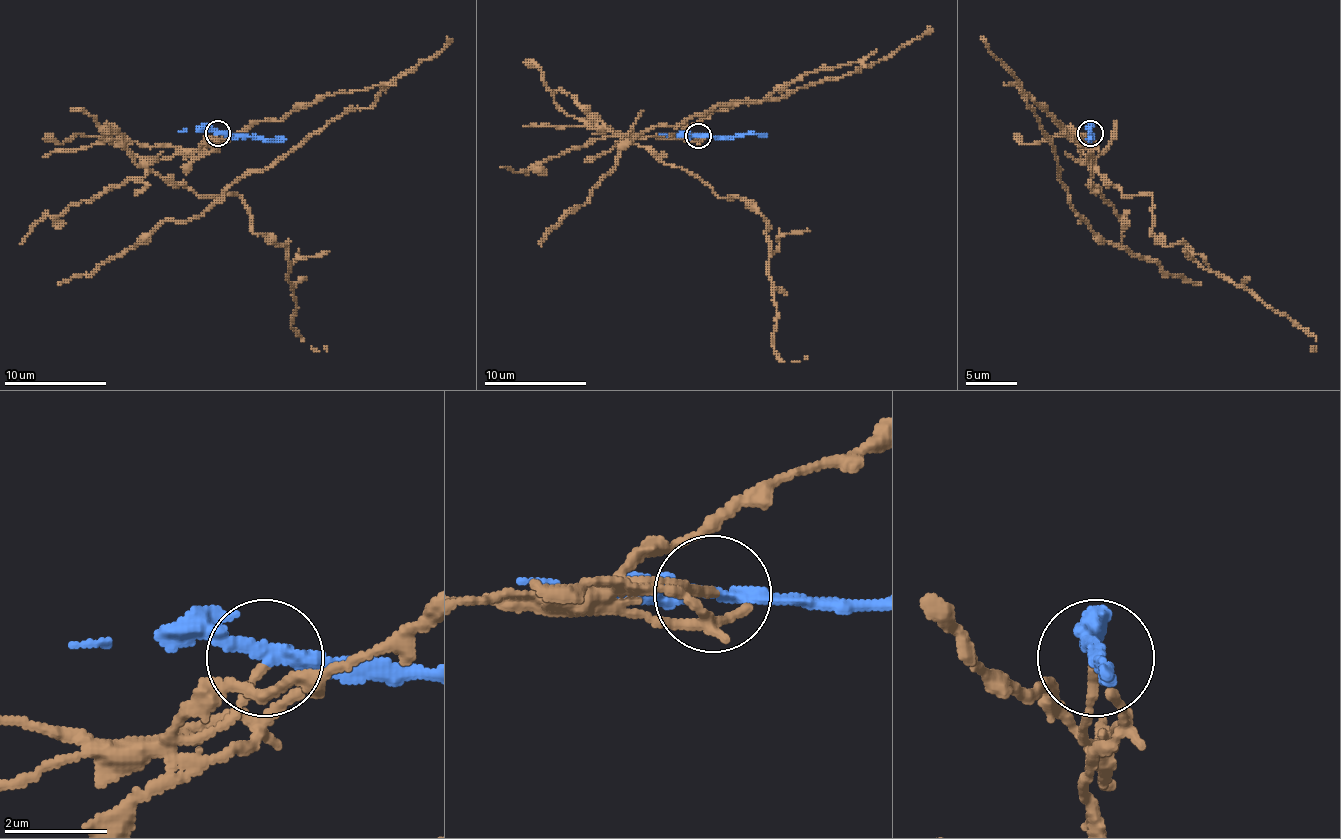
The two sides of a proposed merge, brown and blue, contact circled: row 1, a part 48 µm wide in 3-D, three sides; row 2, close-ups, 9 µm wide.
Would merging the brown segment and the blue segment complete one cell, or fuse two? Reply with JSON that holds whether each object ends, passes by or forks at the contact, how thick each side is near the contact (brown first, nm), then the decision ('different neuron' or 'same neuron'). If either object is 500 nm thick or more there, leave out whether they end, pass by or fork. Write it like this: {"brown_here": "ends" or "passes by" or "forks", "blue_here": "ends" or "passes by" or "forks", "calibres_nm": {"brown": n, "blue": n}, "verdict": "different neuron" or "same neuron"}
{"brown_here": "ends", "blue_here": "passes by", "calibres_nm": {"brown": 180, "blue": 240}, "verdict": "different neuron"}

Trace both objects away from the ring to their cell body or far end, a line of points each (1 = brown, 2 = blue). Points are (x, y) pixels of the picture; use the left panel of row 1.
1: (217, 134), (204, 149), (324, 95), (380, 88), (368, 108), (347, 108), (250, 170), (199, 216), (61, 285)
2: (217, 134), (286, 139)

